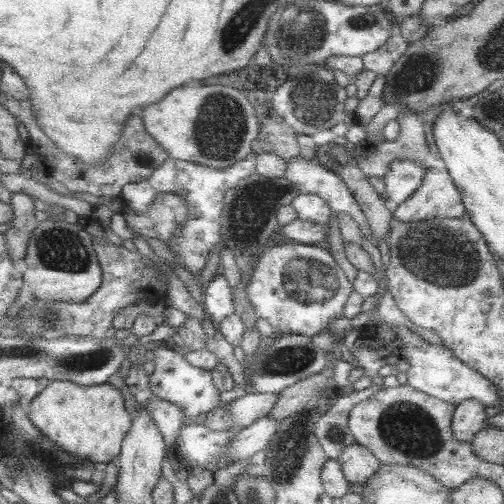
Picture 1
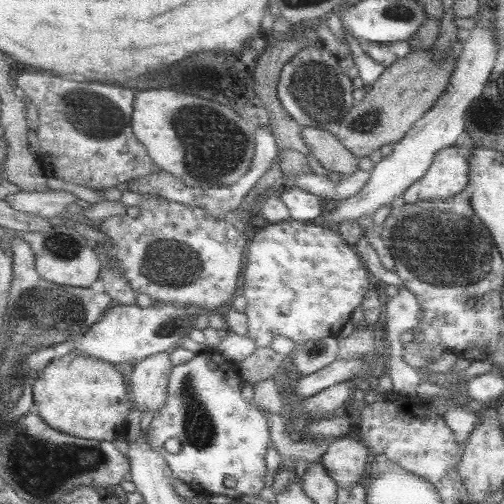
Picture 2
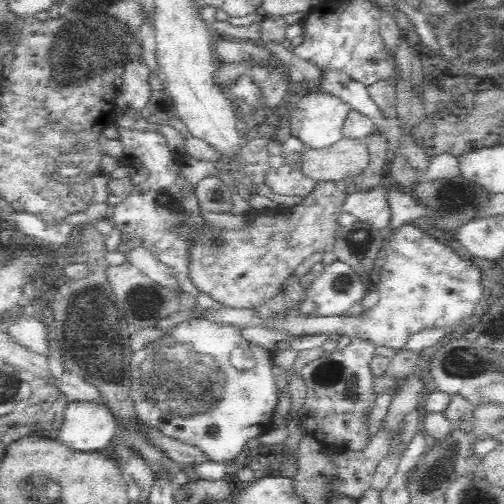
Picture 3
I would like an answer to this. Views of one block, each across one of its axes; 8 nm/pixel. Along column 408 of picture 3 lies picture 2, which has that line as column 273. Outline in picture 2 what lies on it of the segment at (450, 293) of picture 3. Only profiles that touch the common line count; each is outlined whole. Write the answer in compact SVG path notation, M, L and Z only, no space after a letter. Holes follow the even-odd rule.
M287 220L283 224L275 224L275 226L257 226L257 234L253 238L253 242L249 244L249 250L247 250L247 266L243 270L243 278L245 278L245 284L243 284L243 296L247 300L247 310L245 314L249 316L249 336L257 342L257 346L269 346L273 342L275 336L287 336L291 338L297 346L305 344L305 342L319 342L323 338L337 338L339 336L339 330L343 330L343 326L353 318L355 310L359 306L363 306L363 300L367 298L367 292L369 292L369 286L371 286L371 270L367 268L367 264L363 262L361 254L355 250L355 246L351 246L337 230L333 228L325 228L321 222L309 222L309 224L303 224L303 222L295 222L295 220Z

